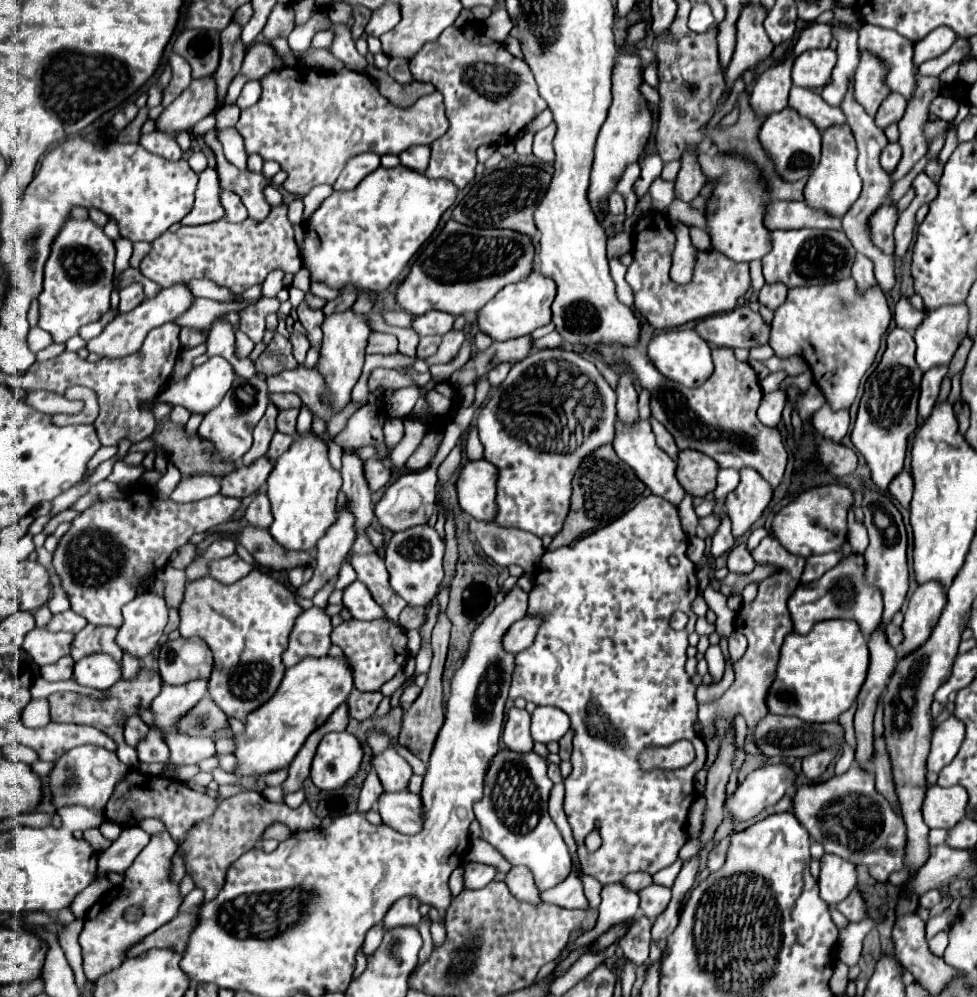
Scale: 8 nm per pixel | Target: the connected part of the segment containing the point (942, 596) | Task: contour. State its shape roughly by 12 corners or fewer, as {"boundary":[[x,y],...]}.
{"boundary":[[938,582],[916,588],[902,622],[898,658],[928,640],[946,592]]}

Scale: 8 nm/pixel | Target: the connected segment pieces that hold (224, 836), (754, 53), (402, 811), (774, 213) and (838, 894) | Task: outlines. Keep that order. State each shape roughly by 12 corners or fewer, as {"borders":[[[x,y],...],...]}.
{"borders":[[[254,790],[222,800],[178,842],[186,874],[218,896],[226,870],[272,822],[320,826],[308,802],[292,810]],[[744,6],[722,106],[734,82],[774,50],[766,10]],[[384,792],[382,822],[396,832],[416,834],[422,824],[418,794]],[[772,200],[768,230],[842,228],[828,212],[806,202]],[[840,856],[820,860],[820,898],[836,906],[858,888],[856,866]]]}

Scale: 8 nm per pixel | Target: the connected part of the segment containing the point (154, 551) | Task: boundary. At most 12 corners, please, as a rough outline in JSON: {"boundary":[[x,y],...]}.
{"boundary":[[96,500],[52,566],[72,610],[120,628],[136,584],[240,500]]}

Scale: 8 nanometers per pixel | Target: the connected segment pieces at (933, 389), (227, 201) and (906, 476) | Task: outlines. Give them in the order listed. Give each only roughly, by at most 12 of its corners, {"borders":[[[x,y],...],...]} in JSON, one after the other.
{"borders":[[[948,366],[930,368],[922,376],[918,414],[934,410],[940,382]],[[222,192],[224,218],[228,222],[242,222],[248,212],[234,192]],[[902,468],[900,476],[888,486],[902,506],[910,506],[914,480],[910,470]]]}

